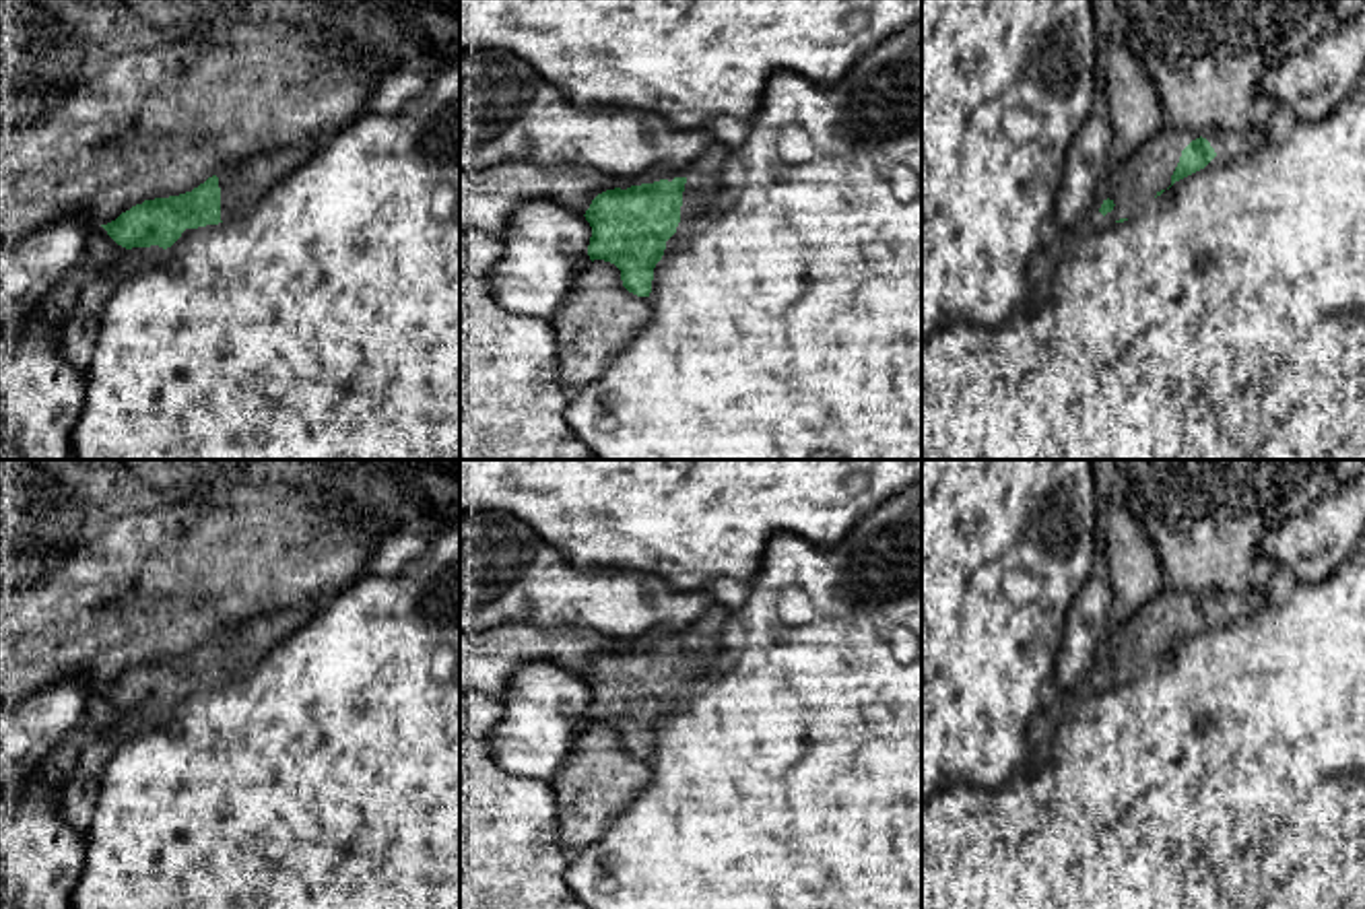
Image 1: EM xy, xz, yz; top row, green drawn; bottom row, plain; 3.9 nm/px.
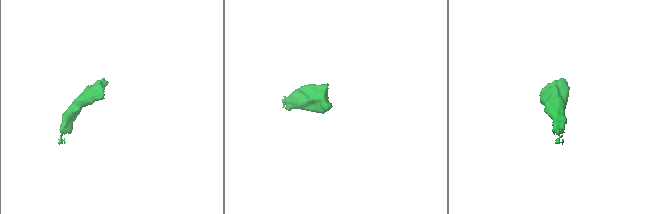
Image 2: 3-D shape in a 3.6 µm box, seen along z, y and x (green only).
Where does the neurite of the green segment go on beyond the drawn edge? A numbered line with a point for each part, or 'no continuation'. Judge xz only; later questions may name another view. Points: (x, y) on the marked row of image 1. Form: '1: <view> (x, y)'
1: xz (700, 190)

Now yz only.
1: yz (1149, 170)

